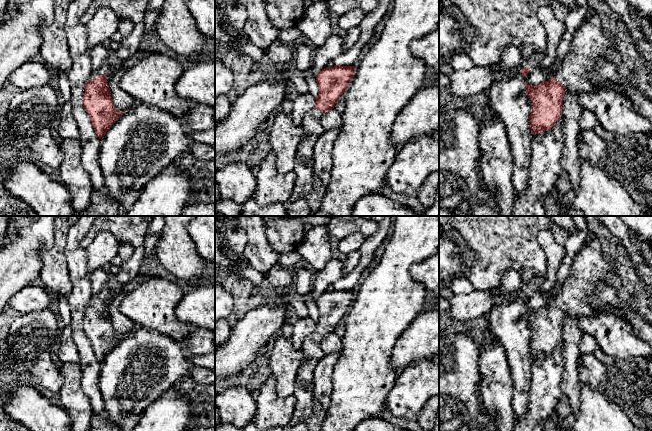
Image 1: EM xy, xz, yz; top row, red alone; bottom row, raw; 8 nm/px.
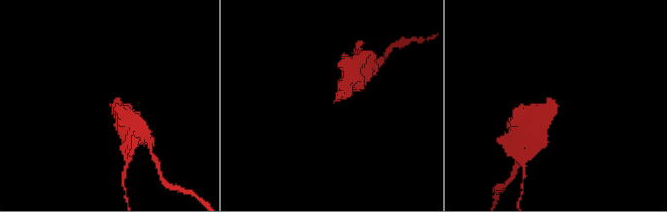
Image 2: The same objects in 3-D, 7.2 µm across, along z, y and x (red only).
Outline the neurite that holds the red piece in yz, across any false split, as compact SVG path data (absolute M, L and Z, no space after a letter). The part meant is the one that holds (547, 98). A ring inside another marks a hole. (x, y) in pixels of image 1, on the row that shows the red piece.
M596 12L586 16L576 29L569 50L559 65L556 75L537 86L527 85L525 89L532 102L529 116L531 134L542 134L551 129L562 117L563 100L567 91L597 92L602 87L595 85L588 77L602 57L617 45L603 30Z

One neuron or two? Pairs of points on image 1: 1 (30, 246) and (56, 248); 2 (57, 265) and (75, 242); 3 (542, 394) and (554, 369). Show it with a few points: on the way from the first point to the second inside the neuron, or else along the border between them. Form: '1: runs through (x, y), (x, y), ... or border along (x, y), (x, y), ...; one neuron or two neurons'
1: border along (55, 226), (54, 241), (41, 252), (40, 269); two neurons
2: border along (67, 232), (64, 256), (70, 278); two neurons
3: runs through (545, 388), (548, 375); one neuron

